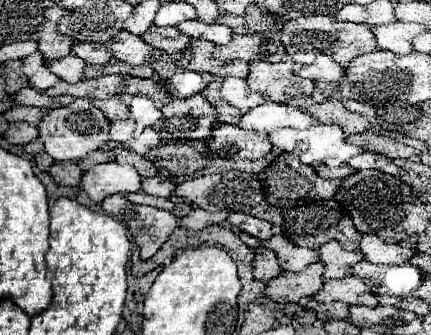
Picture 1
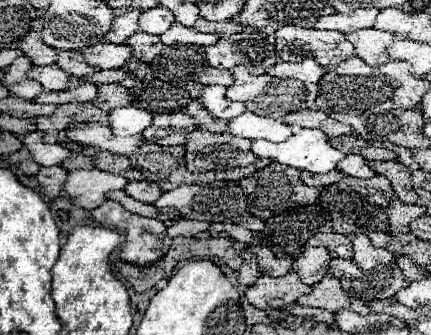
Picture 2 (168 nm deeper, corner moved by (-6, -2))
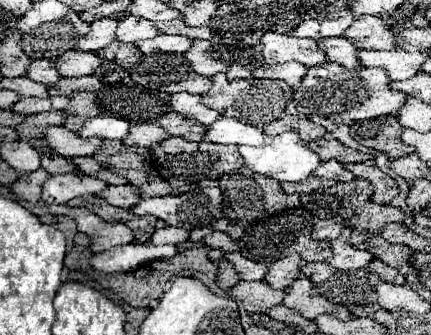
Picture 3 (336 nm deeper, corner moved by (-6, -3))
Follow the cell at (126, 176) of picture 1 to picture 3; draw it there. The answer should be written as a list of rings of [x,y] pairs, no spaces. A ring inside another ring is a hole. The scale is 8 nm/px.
[[[80,172],[52,176],[42,186],[42,202],[46,202],[46,204],[66,204],[68,200],[72,200],[76,196],[98,194],[104,188],[108,188],[108,186],[102,180],[80,174]]]

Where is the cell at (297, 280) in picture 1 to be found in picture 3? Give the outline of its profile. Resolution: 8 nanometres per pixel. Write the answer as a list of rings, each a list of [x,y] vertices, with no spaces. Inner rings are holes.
[[[238,282],[228,290],[228,294],[242,302],[248,312],[268,312],[272,306],[280,304],[284,290],[272,290],[266,282]]]

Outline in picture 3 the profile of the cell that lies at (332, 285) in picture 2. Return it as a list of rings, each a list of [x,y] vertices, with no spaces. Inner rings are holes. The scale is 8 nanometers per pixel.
[[[304,276],[300,280],[296,280],[292,286],[284,288],[286,296],[284,296],[284,306],[296,310],[298,314],[302,314],[304,318],[316,318],[320,314],[336,314],[336,304],[326,300],[324,296],[314,296],[312,294],[314,284]]]

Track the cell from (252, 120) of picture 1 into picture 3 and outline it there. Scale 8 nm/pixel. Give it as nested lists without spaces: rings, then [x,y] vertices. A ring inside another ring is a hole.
[[[220,118],[212,122],[206,132],[204,140],[214,144],[236,144],[236,142],[262,142],[262,130],[254,126],[246,126],[232,118]]]

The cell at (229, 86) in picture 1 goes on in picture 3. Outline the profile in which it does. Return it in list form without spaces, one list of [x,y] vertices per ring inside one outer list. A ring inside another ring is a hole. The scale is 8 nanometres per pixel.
[[[182,92],[182,94],[174,94],[174,98],[170,98],[170,104],[172,104],[172,110],[178,112],[178,114],[184,114],[184,118],[192,118],[204,126],[212,124],[214,120],[218,120],[218,112],[212,112],[204,106],[198,104],[198,96],[194,94],[188,94],[188,92]]]

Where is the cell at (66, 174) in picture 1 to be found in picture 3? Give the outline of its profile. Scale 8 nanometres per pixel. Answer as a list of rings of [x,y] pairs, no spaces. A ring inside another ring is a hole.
[[[34,170],[30,174],[20,174],[20,178],[10,186],[10,192],[14,192],[16,196],[20,196],[20,200],[32,202],[36,204],[40,200],[40,190],[42,190],[42,182],[48,178],[48,172]]]

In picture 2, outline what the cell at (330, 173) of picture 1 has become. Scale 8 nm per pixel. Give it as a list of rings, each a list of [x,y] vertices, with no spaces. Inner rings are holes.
[[[334,169],[334,171],[330,171],[330,173],[310,173],[310,171],[304,171],[302,173],[302,181],[306,183],[306,185],[310,185],[310,187],[328,187],[328,185],[332,185],[336,179],[342,179],[344,175],[338,171],[338,169]]]

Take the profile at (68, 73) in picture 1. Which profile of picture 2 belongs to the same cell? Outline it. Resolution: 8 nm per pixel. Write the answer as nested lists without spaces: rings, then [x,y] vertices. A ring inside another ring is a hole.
[[[56,63],[44,67],[32,67],[28,77],[40,81],[44,85],[44,91],[64,91],[68,89],[68,83],[72,79],[72,75],[60,69]]]

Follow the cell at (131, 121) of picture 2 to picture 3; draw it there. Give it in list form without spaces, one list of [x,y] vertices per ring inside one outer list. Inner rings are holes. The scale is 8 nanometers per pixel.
[[[96,116],[84,122],[80,130],[76,130],[82,138],[110,138],[110,140],[122,140],[128,136],[130,122],[116,118],[116,116]]]

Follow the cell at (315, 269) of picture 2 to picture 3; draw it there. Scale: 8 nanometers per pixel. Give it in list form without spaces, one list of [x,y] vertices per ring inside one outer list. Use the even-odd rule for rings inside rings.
[[[296,254],[280,258],[280,260],[270,264],[270,268],[268,268],[268,272],[266,272],[266,276],[262,280],[266,280],[272,288],[282,290],[282,288],[290,286],[294,280],[302,278],[300,262],[302,262],[302,258],[296,256]]]

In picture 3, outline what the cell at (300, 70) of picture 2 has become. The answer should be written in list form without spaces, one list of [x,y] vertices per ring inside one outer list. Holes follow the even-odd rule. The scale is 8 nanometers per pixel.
[[[284,62],[284,64],[272,64],[272,66],[260,66],[252,72],[252,78],[256,80],[282,80],[288,86],[300,86],[304,78],[306,68],[298,62]]]

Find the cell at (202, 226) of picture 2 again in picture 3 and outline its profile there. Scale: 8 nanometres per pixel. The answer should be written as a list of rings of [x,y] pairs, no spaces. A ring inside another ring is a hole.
[[[172,226],[154,230],[154,234],[150,238],[152,244],[172,244],[172,246],[178,246],[178,244],[182,244],[186,240],[188,240],[188,230],[184,230],[184,228],[172,228]]]

